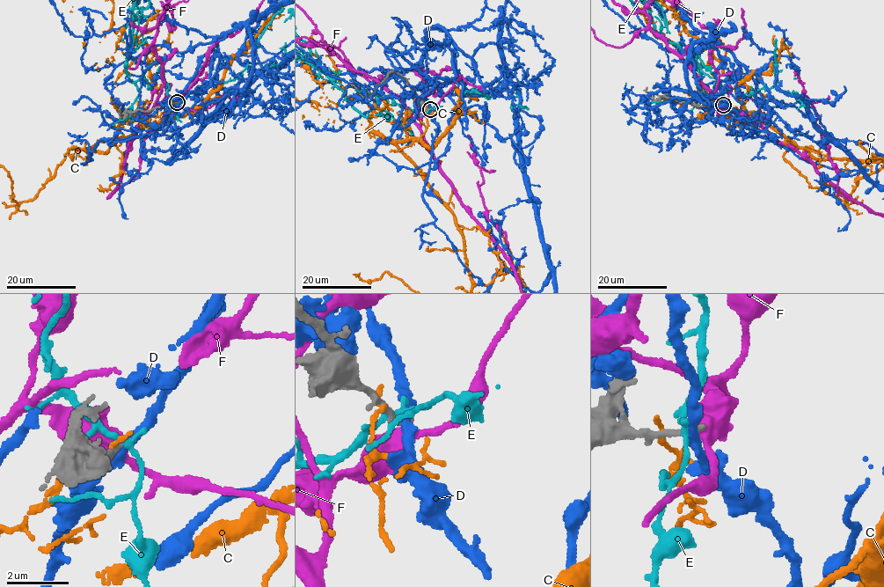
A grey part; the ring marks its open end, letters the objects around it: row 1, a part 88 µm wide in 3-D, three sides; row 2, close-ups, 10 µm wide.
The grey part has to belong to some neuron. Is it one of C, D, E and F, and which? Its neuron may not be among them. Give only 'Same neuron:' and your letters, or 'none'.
Same neuron: none

